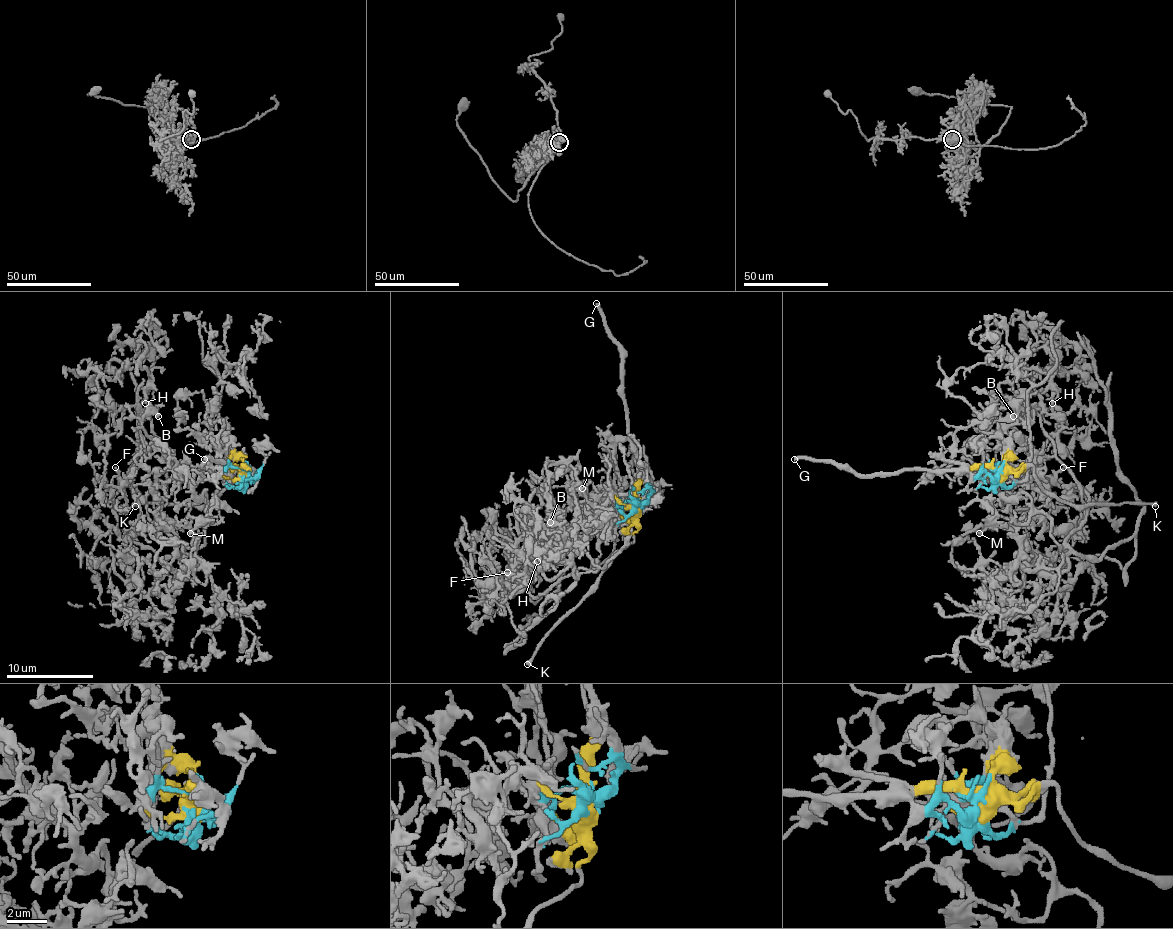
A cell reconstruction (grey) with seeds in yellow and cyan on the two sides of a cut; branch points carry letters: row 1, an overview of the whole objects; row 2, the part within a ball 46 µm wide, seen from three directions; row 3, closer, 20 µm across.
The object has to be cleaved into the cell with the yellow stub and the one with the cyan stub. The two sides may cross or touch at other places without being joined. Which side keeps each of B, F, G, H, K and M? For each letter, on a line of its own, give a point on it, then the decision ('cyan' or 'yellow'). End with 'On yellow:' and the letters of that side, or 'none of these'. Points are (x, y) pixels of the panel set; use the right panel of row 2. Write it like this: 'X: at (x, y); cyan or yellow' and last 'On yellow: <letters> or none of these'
B: at (1013, 416); cyan
F: at (1063, 467); cyan
G: at (794, 459); yellow
H: at (1052, 403); cyan
K: at (1155, 506); yellow
M: at (979, 533); cyan
On yellow: G, K

